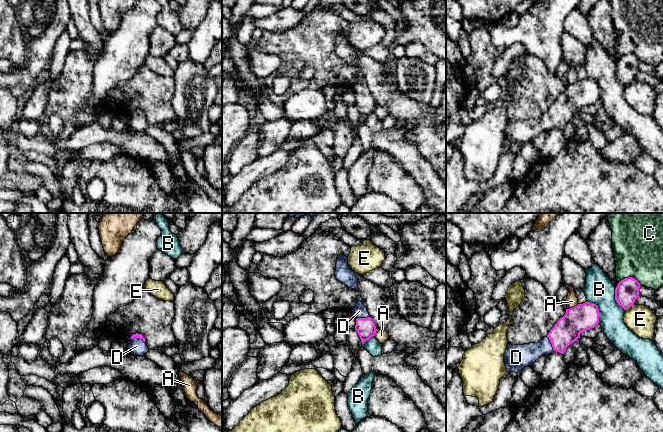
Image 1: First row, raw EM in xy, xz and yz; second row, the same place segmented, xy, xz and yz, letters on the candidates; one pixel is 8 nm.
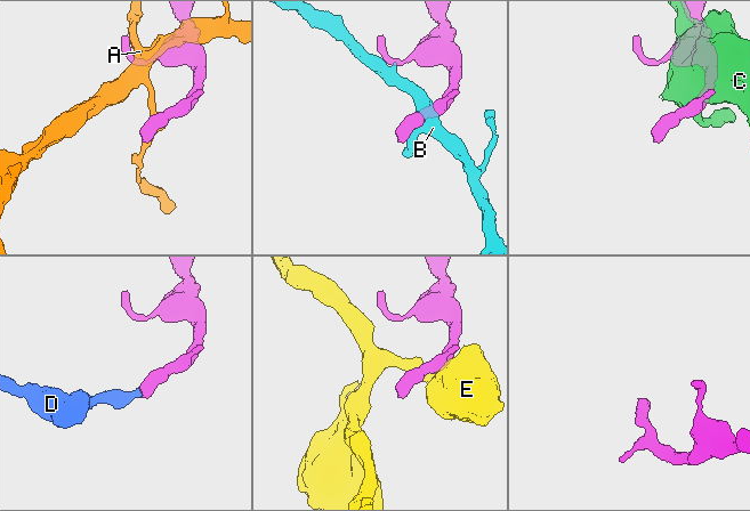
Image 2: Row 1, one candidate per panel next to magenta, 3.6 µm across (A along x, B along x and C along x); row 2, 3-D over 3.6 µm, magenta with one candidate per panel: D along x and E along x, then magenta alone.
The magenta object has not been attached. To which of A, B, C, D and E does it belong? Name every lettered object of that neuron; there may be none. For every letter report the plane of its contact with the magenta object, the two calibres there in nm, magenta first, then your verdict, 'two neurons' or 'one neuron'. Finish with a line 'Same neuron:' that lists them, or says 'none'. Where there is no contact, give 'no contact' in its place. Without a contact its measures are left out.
A: yz | 220/90 nm | two neurons
B: yz | 220/220 nm | two neurons
C: yz | 190/400 nm | two neurons
D: xy | 50/130 nm | one neuron
E: yz | 190/240 nm | two neurons
Same neuron: D

